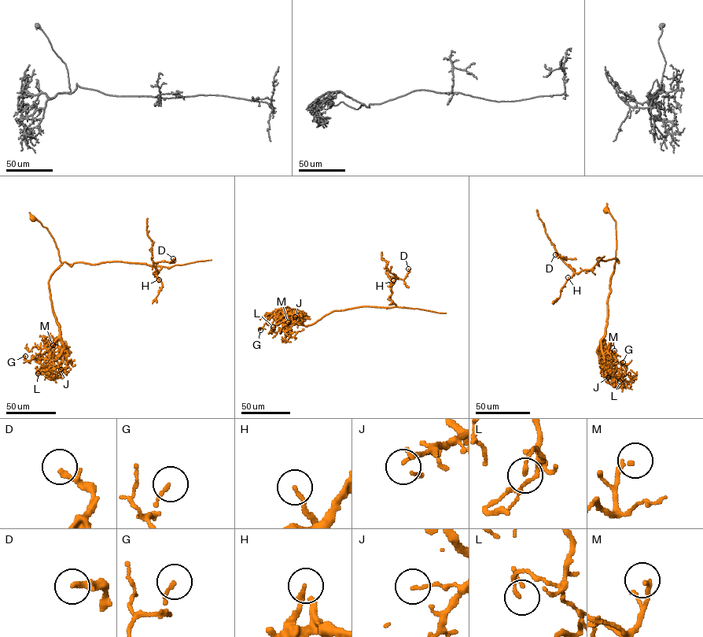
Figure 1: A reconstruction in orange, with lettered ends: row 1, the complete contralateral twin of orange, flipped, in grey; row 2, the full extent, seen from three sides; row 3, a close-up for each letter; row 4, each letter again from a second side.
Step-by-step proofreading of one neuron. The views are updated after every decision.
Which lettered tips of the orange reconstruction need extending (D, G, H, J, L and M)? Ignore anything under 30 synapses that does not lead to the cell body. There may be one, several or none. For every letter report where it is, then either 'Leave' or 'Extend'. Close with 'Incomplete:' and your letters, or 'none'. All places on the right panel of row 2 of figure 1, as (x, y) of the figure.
D: Place: (555, 254). Leave
G: Place: (623, 362). Leave
H: Place: (568, 277). Leave
J: Place: (608, 377). Leave
L: Place: (620, 381). Leave
M: Place: (614, 350). Leave
Incomplete: none

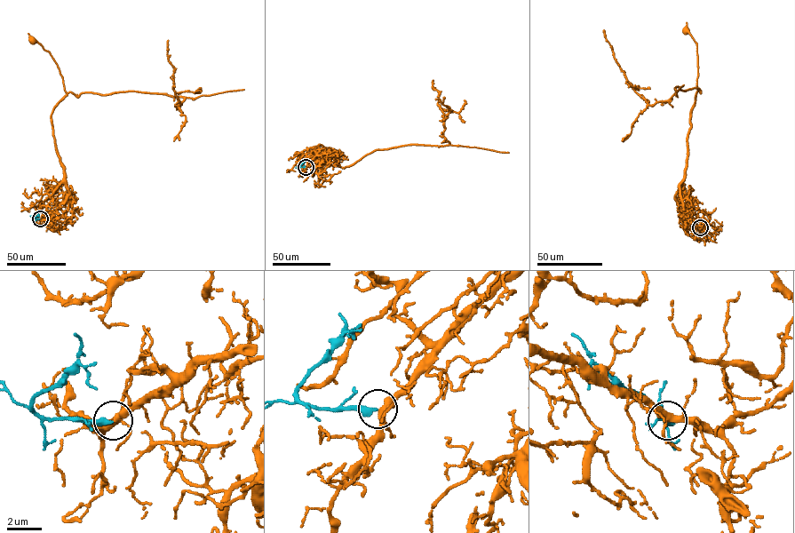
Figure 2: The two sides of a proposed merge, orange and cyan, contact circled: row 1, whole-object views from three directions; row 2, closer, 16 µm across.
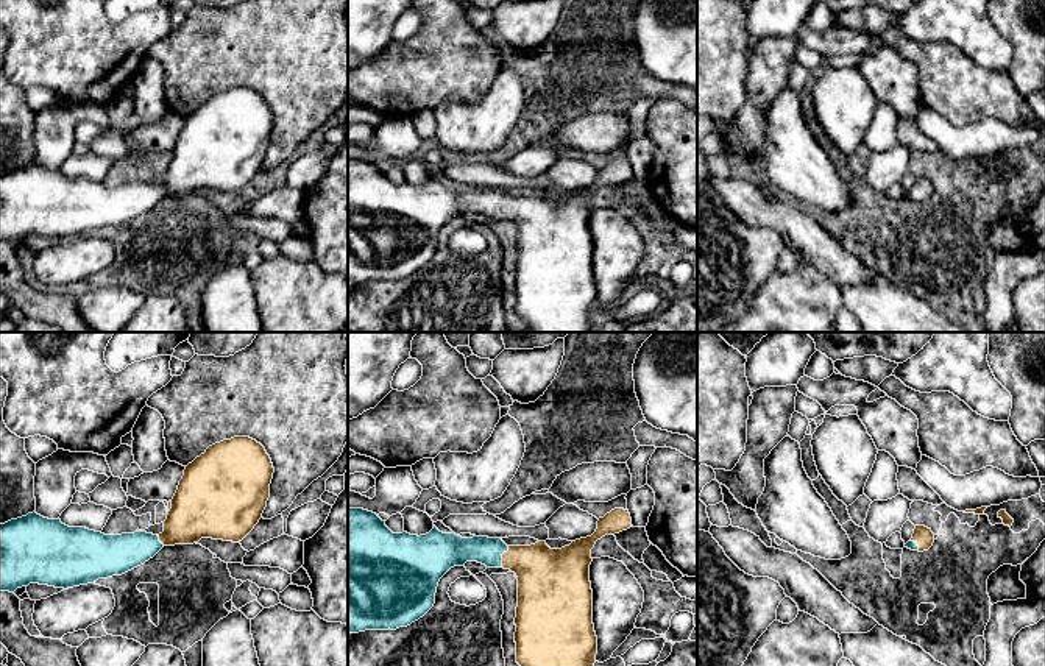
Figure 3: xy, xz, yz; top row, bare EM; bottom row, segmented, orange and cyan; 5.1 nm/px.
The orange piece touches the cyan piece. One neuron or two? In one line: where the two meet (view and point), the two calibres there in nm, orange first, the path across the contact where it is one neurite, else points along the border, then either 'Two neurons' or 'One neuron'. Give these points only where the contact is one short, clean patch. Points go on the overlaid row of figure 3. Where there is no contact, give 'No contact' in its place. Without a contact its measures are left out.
Touches orange at xz (503, 557). Thickness 300 nm (orange) against 160 nm. Path across: xz (546, 577), (524, 560), (503, 557), (490, 551), (456, 551). One neuron

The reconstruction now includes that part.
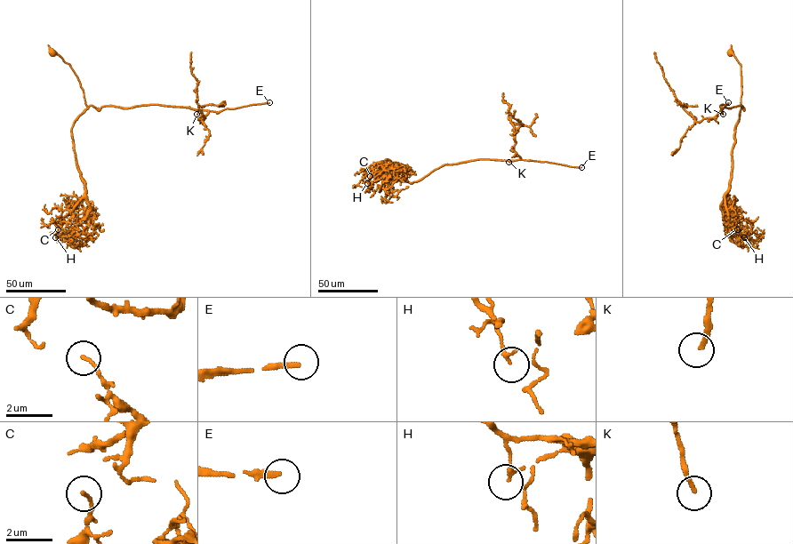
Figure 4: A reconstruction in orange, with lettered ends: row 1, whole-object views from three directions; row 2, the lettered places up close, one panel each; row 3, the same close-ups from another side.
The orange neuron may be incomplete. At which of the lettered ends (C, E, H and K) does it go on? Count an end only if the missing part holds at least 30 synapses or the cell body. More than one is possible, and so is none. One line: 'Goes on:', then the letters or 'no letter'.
Goes on: E, K

